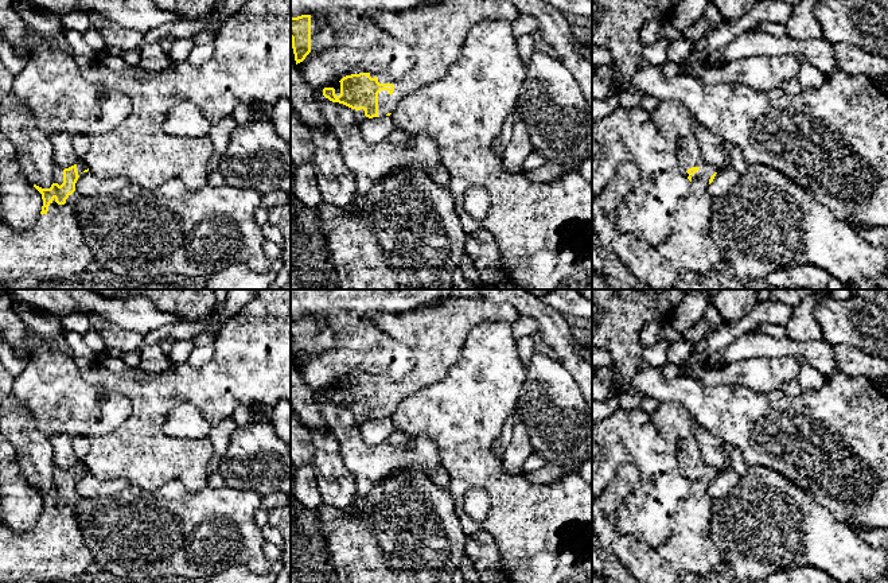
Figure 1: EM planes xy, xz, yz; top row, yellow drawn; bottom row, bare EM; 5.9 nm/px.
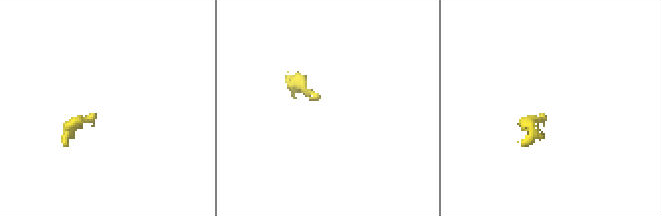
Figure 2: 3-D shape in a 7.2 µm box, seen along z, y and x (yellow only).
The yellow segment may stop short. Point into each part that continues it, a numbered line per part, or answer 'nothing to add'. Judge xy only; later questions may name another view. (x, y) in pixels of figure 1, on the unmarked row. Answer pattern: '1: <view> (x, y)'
1: xy (54, 550)

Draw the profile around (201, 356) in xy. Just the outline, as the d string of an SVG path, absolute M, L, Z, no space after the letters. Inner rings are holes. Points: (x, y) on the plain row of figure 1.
M206 345L206 346L200 346L200 347L195 347L188 359L186 361L186 365L190 368L200 368L203 365L206 365L214 353L214 346L211 345Z

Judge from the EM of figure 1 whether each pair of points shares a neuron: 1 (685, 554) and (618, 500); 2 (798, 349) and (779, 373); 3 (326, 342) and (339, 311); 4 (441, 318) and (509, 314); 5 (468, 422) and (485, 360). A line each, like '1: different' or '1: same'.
1: same
2: different
3: different
4: same
5: same

